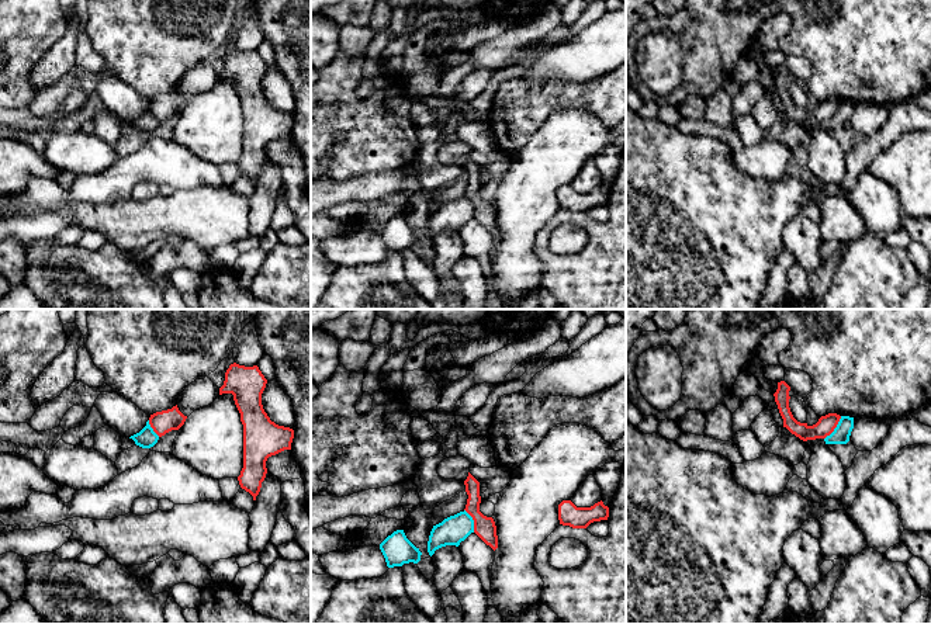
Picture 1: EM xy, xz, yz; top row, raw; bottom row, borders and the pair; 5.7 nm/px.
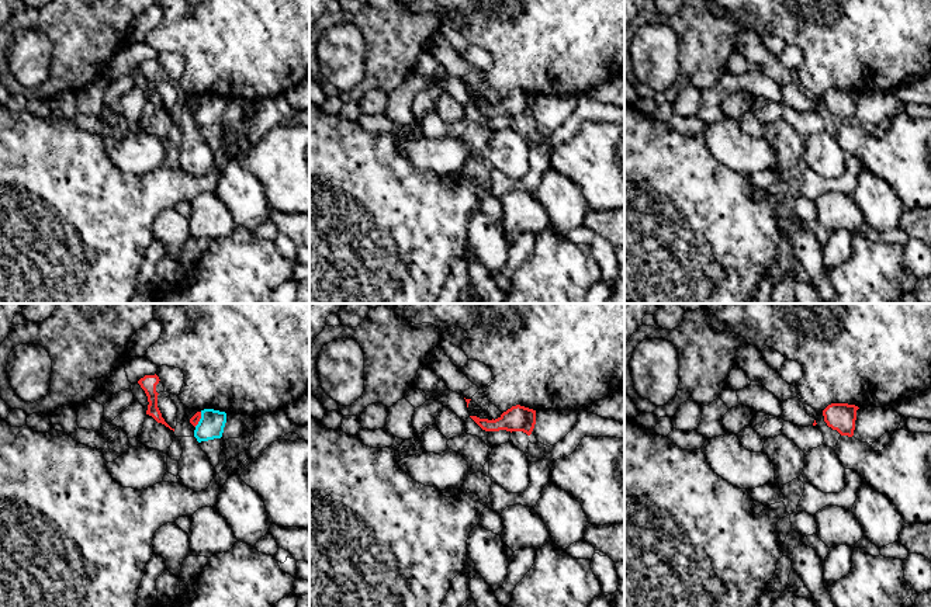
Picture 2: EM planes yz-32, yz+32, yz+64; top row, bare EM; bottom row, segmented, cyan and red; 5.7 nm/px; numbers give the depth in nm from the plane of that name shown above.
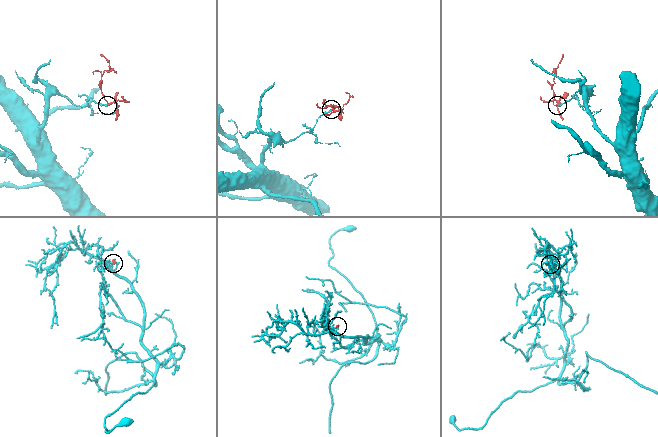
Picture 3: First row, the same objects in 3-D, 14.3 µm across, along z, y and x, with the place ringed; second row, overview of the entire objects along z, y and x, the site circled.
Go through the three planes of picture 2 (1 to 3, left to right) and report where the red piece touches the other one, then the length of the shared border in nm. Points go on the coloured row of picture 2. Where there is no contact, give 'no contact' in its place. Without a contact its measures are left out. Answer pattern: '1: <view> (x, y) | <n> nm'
1: yz-32 (200, 419) | 100 nm
2: no contact
3: no contact

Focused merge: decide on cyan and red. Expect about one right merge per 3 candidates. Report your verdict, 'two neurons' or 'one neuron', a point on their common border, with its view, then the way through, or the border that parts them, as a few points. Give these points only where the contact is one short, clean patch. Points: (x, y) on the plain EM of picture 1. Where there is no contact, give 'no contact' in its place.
two neurons | yz (836, 113) | along yz (841, 101), (837, 111), (824, 124)

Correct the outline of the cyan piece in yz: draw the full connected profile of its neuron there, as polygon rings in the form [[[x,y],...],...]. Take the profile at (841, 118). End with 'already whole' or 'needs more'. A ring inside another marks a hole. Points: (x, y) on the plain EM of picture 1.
[[[841,101],[834,117],[824,124],[826,129],[847,129],[854,114],[854,103]]]; already whole

